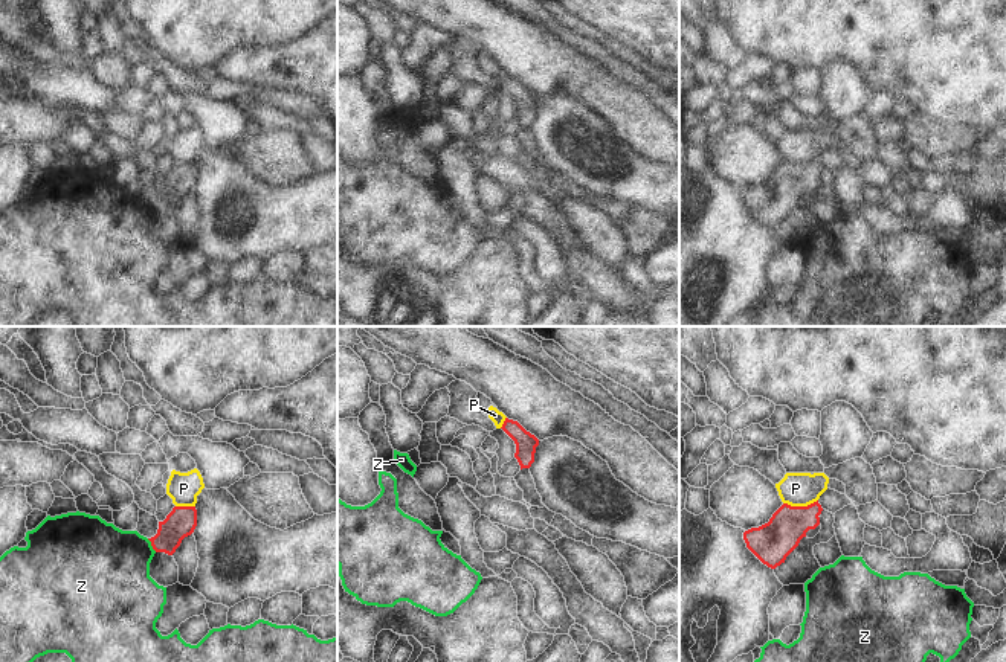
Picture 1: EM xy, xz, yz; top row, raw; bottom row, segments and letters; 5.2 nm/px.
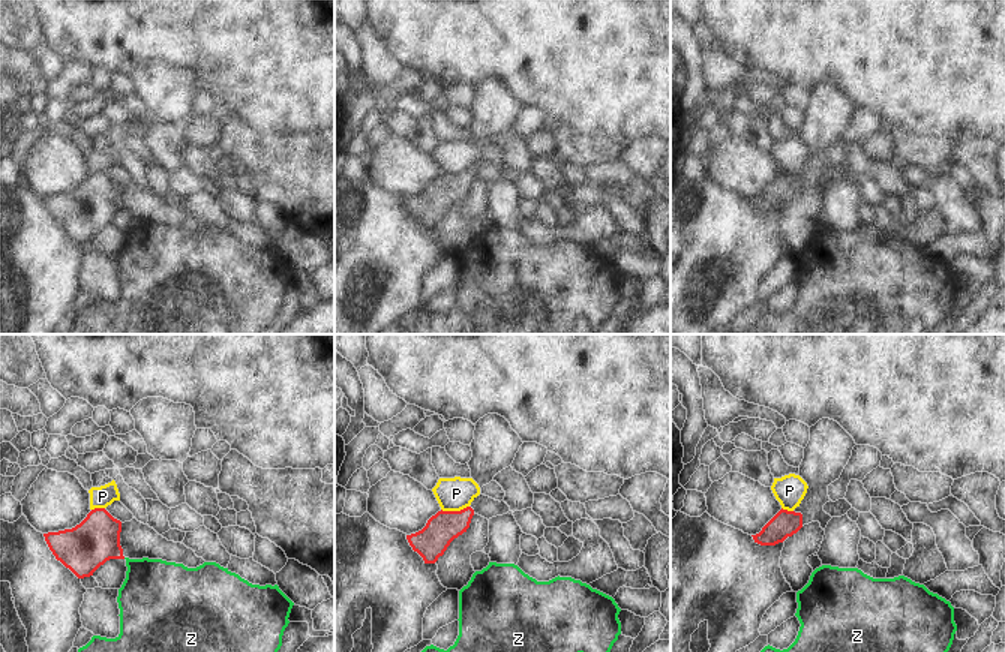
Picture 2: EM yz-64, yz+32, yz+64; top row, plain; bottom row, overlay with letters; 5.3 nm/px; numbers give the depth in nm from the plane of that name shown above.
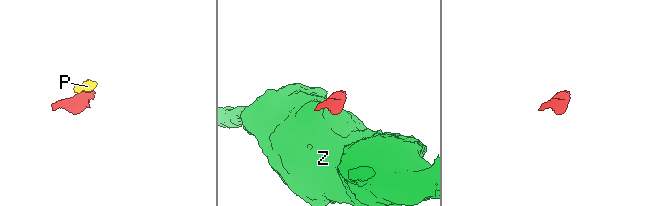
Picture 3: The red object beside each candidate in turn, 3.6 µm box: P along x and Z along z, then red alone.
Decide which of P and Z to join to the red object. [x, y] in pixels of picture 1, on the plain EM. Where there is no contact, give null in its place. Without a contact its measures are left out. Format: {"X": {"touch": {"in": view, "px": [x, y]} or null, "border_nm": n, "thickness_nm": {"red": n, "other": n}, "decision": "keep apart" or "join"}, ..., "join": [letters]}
{"P": {"touch": {"in": "yz", "px": [800, 165]}, "border_nm": 190, "thickness_nm": {"red": 220, "other": 180}, "decision": "keep apart"}, "Z": {"touch": {"in": "xy", "px": [151, 203]}, "border_nm": 90, "thickness_nm": {"red": 160, "other": 420}, "decision": "keep apart"}, "join": []}

